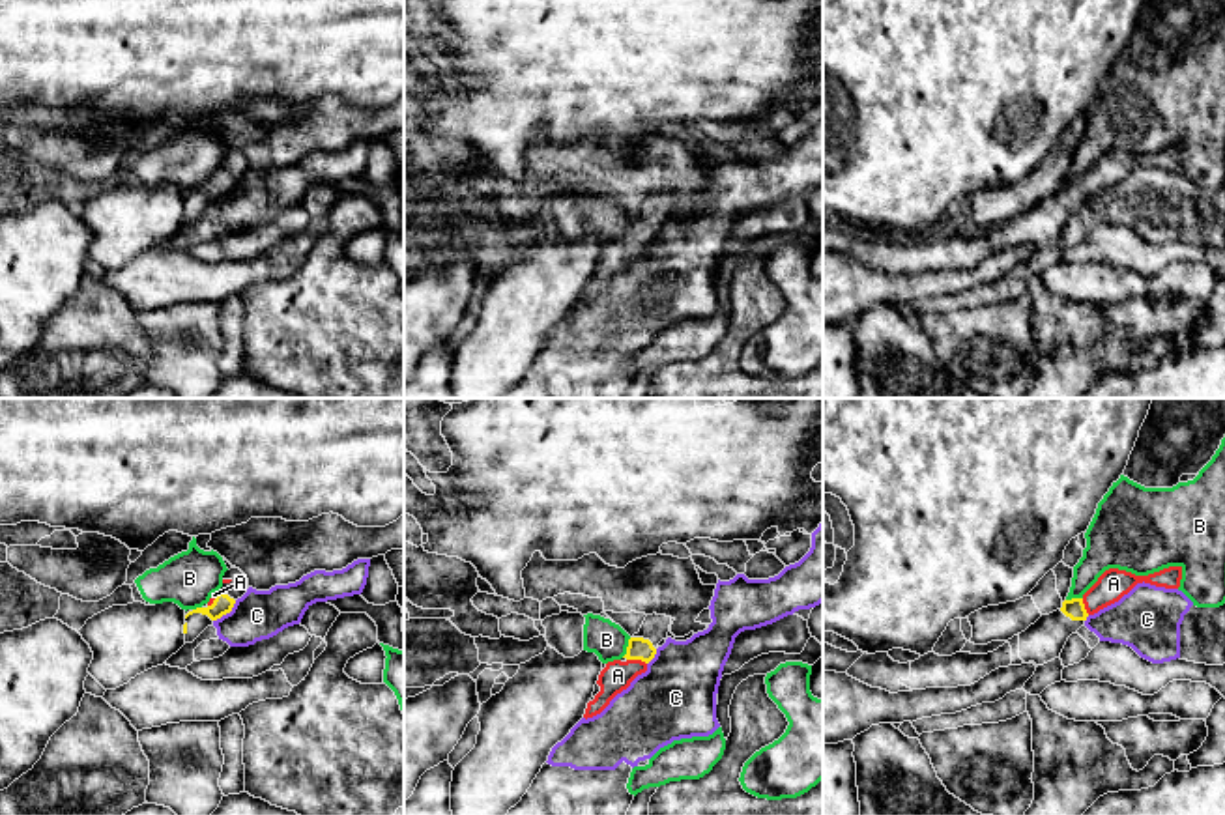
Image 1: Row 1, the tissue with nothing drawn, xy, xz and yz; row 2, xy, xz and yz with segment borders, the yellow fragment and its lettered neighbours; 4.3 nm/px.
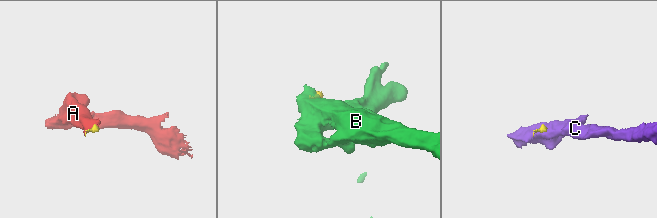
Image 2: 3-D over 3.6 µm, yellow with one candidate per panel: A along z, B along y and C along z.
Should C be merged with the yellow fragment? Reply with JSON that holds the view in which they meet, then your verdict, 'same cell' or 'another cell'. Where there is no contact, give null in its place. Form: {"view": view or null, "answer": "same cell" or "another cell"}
{"view": "xy", "answer": "another cell"}

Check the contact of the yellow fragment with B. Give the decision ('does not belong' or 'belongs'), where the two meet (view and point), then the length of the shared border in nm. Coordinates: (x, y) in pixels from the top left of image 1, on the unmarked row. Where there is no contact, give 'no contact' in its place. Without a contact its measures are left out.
does not belong | xz (627, 228) | 100 nm

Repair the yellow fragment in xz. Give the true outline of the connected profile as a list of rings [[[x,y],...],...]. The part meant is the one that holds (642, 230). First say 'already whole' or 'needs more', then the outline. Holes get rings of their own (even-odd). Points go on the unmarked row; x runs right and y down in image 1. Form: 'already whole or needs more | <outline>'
needs more | [[[647,196],[640,213],[628,221],[625,241],[608,243],[600,252],[597,265],[600,273],[587,284],[584,299],[600,295],[610,282],[627,271],[630,264],[647,252],[647,245],[655,239],[656,228],[668,219],[671,198]]]

